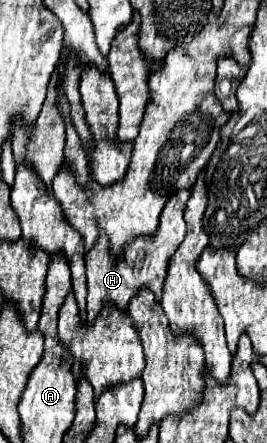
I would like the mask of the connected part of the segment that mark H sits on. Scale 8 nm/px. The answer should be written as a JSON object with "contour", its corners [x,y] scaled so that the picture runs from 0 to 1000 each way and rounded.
{"contour":[[[712,422],[689,431],[652,436],[629,454],[622,467],[607,472],[599,485],[599,512],[577,526],[577,540],[502,540],[472,562],[464,562],[464,580],[457,585],[427,585],[404,571],[404,540],[397,530],[382,530],[367,540],[367,549],[352,553],[352,562],[322,576],[322,630],[330,630],[330,734],[345,734],[375,702],[397,693],[397,684],[419,684],[427,698],[472,707],[479,702],[479,684],[502,666],[517,666],[517,657],[554,652],[577,661],[584,679],[599,679],[607,670],[607,648],[614,648],[614,630],[622,630],[622,603],[637,598],[637,585],[652,576],[652,567],[667,562],[667,553],[689,544],[697,530],[697,503],[682,494],[689,472],[697,472],[697,454],[712,445]]]}

